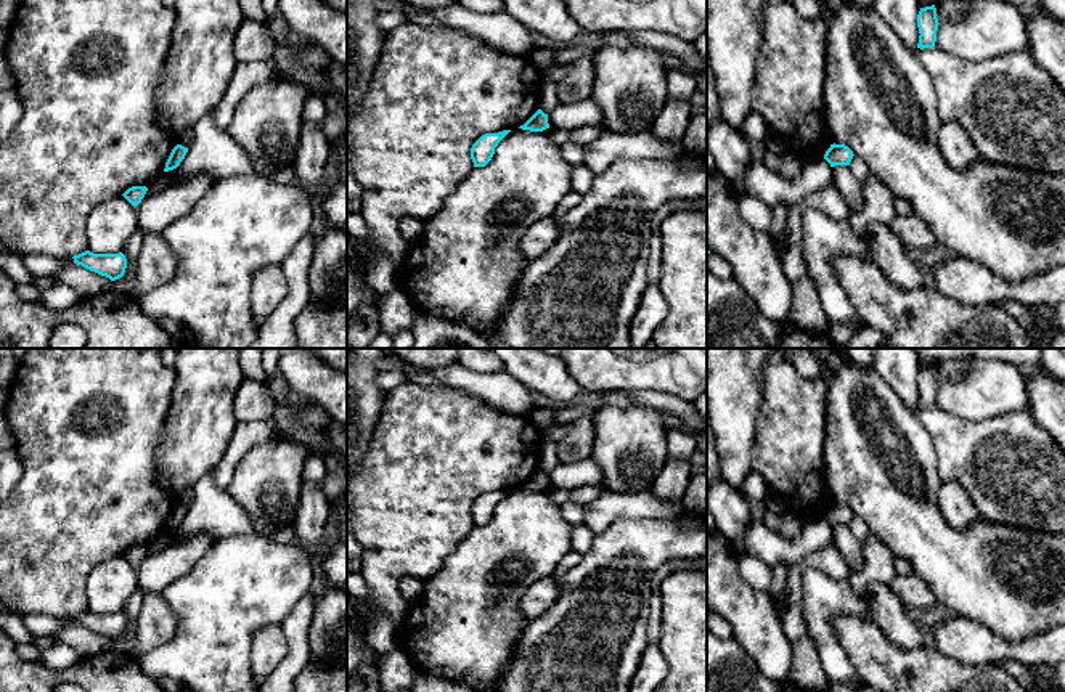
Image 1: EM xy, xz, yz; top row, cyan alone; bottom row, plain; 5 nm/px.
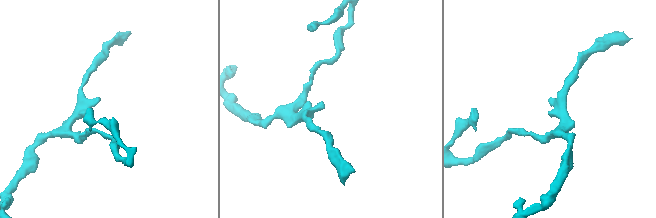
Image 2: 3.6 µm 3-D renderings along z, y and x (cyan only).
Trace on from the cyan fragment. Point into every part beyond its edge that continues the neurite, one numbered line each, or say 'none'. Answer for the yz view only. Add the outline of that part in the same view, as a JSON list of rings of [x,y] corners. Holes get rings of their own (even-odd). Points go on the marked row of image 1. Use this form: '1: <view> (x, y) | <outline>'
none

